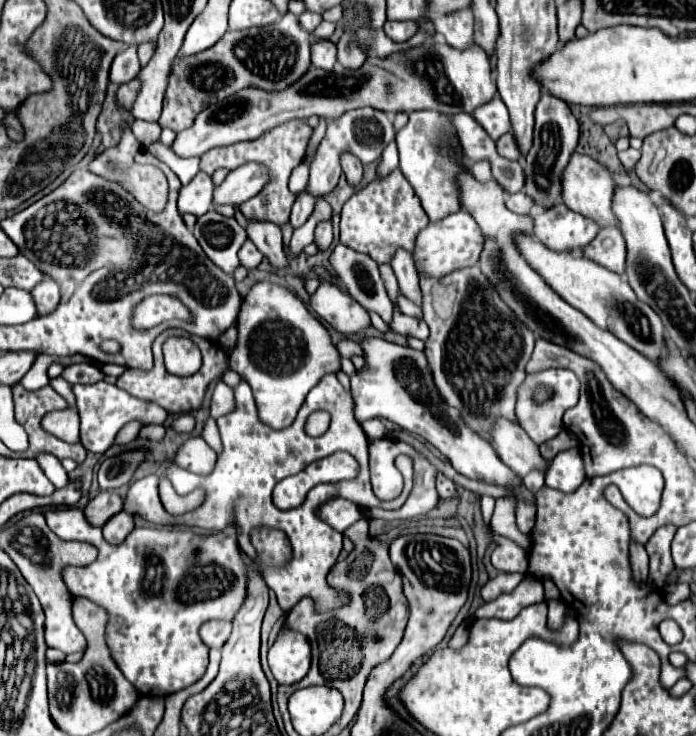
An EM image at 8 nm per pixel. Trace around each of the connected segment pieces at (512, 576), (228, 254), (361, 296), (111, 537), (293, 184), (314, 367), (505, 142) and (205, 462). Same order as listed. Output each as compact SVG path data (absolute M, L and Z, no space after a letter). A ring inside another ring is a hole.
M500 573L498 577L490 579L482 587L480 595L482 595L484 602L492 601L499 595L508 593L510 589L514 589L520 581L522 581L522 575L518 575L518 573Z
M208 211L206 215L198 217L194 237L198 239L208 259L228 275L240 267L238 251L246 241L246 231L234 217L224 217L216 211Z
M336 245L330 255L330 265L344 289L368 311L376 311L386 323L392 317L394 305L386 293L378 263L346 245Z
M120 511L118 515L110 517L102 527L104 539L108 543L122 543L132 529L134 529L134 517L126 511Z
M300 163L294 173L292 173L292 181L290 181L290 191L292 193L300 193L308 183L308 165Z
M260 281L248 291L238 315L238 333L238 343L230 353L230 369L250 383L258 417L268 427L288 427L320 377L340 369L340 353L326 327L282 285Z
M512 133L502 135L502 137L498 139L496 147L498 147L498 153L500 153L502 157L506 157L506 159L516 159L516 161L518 161L518 159L522 159L520 147L518 147L518 143L516 143L516 139L514 139L514 135L512 135Z
M190 437L180 445L174 461L192 473L208 475L214 469L216 451L212 451L202 437Z

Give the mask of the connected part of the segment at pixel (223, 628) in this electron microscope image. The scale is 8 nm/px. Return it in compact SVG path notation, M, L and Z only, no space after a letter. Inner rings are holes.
M210 621L200 629L200 637L208 647L222 647L230 637L232 623L230 621Z

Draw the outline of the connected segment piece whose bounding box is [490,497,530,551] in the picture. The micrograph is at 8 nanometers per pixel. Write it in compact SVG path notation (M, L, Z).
M500 497L500 499L496 499L494 515L490 519L490 529L494 533L500 533L502 537L508 537L514 543L522 545L526 551L530 551L530 537L522 535L518 531L516 521L514 521L514 509L516 509L516 501L512 497Z

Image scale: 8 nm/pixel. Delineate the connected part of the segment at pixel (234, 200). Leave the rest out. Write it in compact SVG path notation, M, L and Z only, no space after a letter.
M244 163L242 167L228 173L222 185L214 191L214 203L240 205L246 199L252 199L262 191L262 187L270 181L270 173L262 163Z

